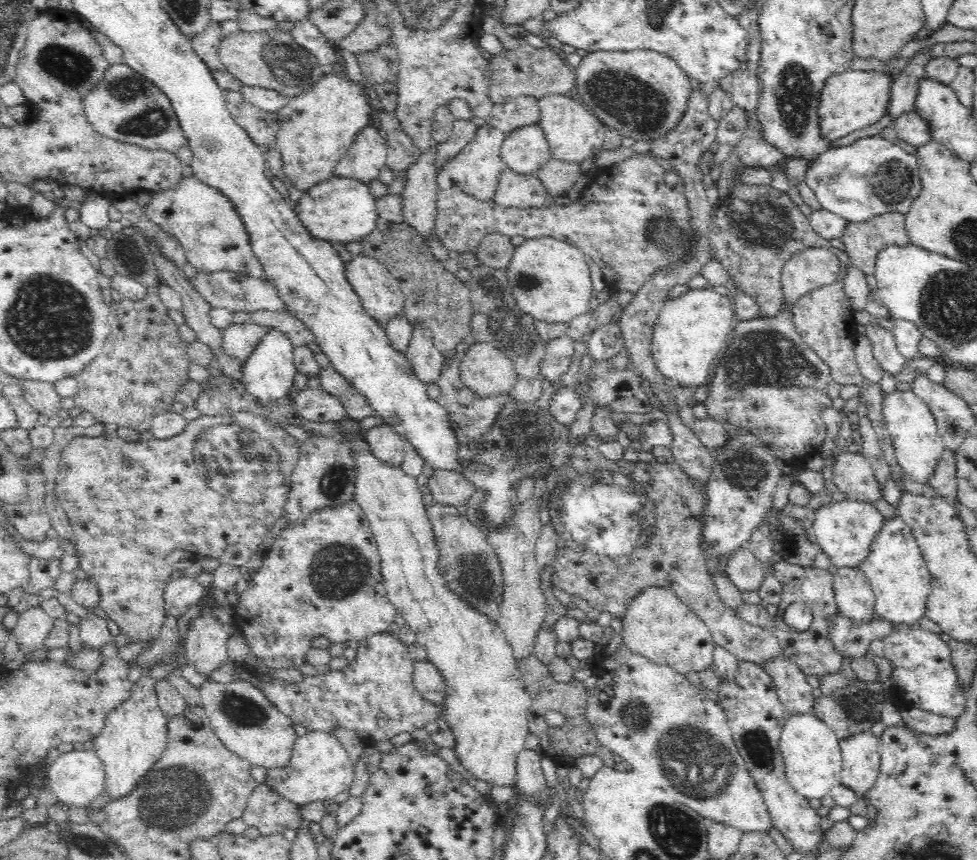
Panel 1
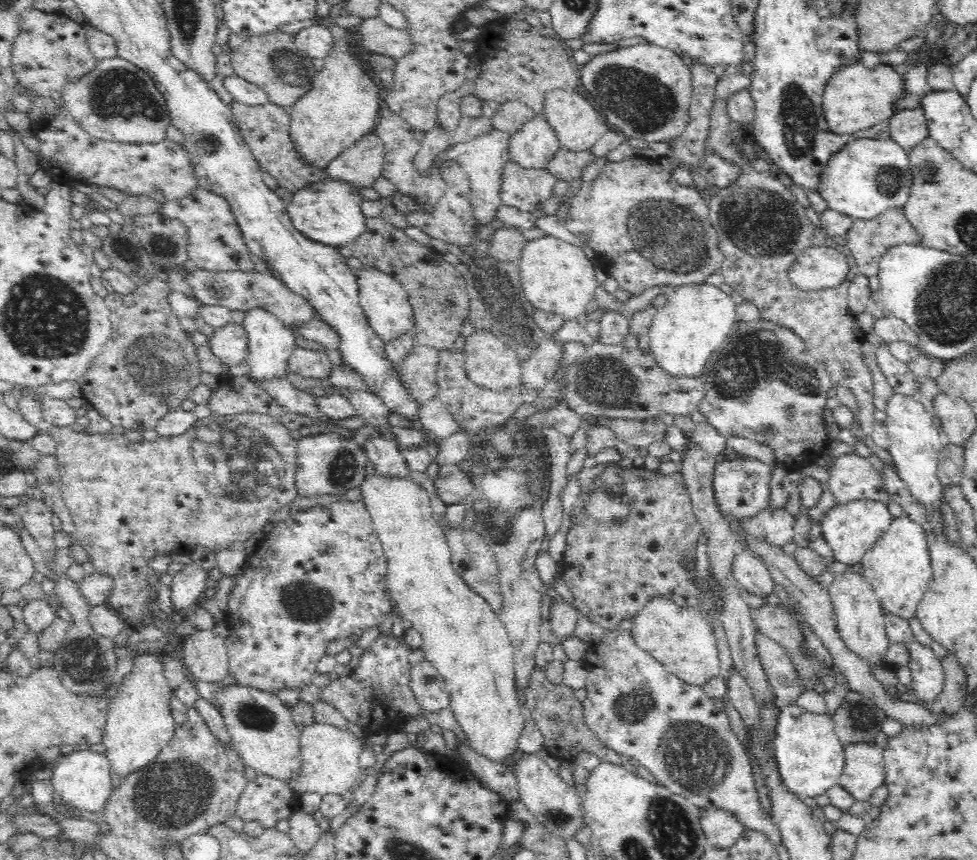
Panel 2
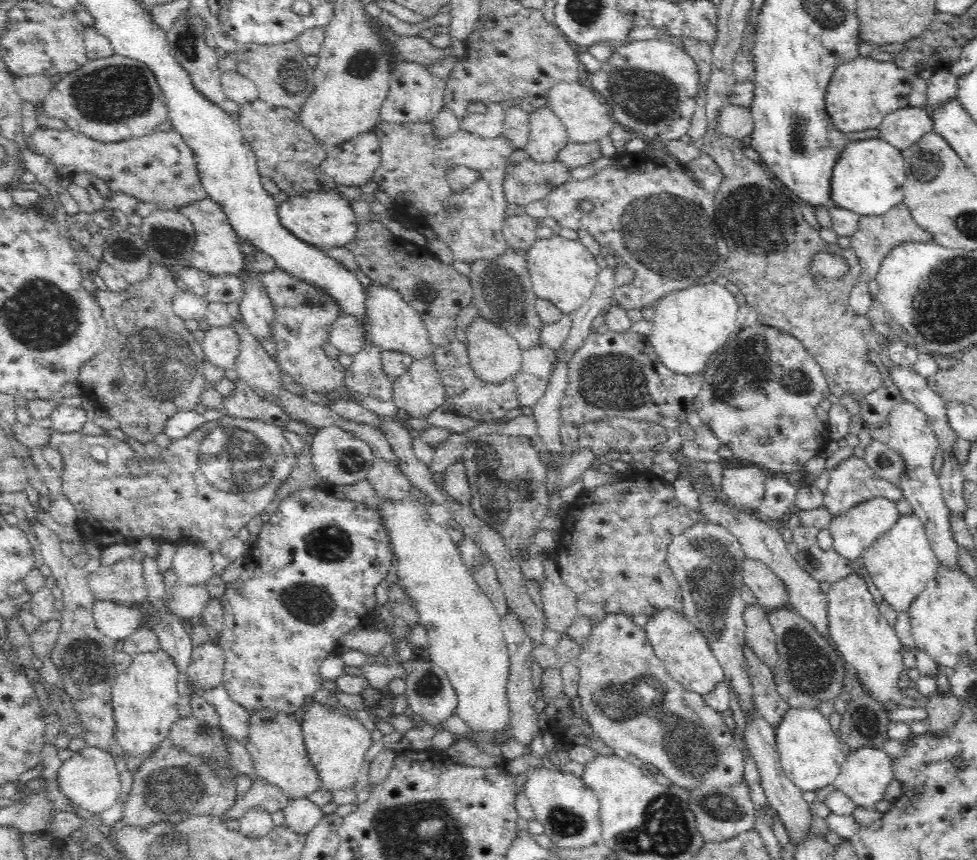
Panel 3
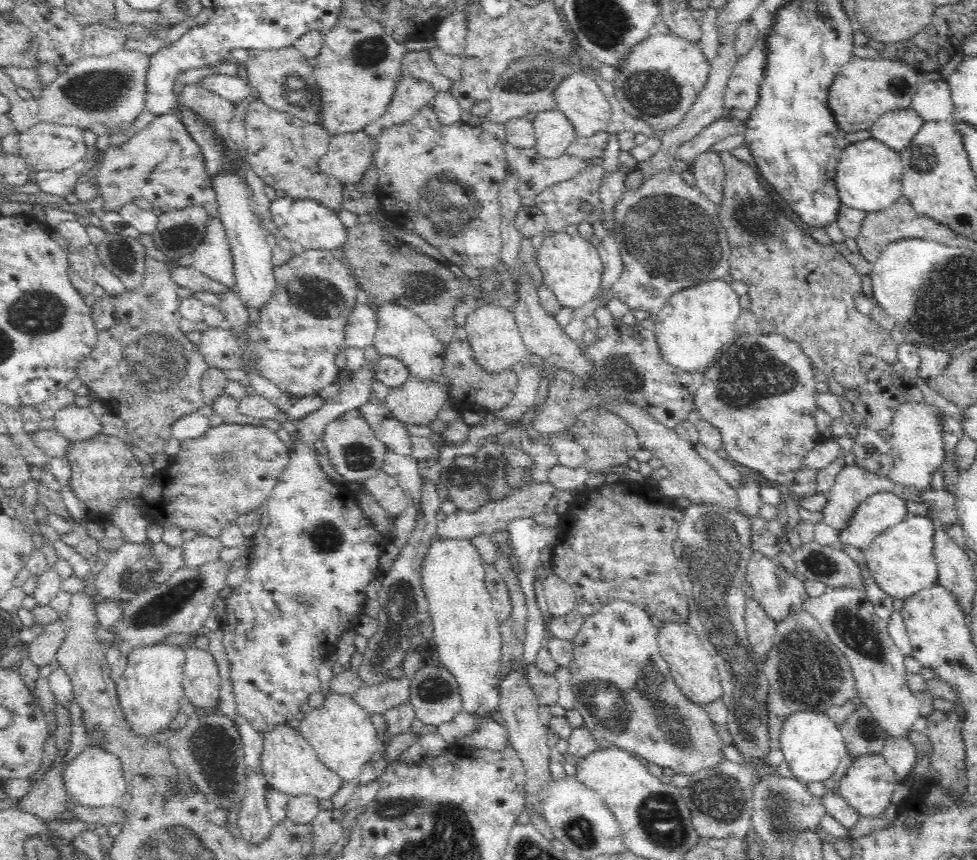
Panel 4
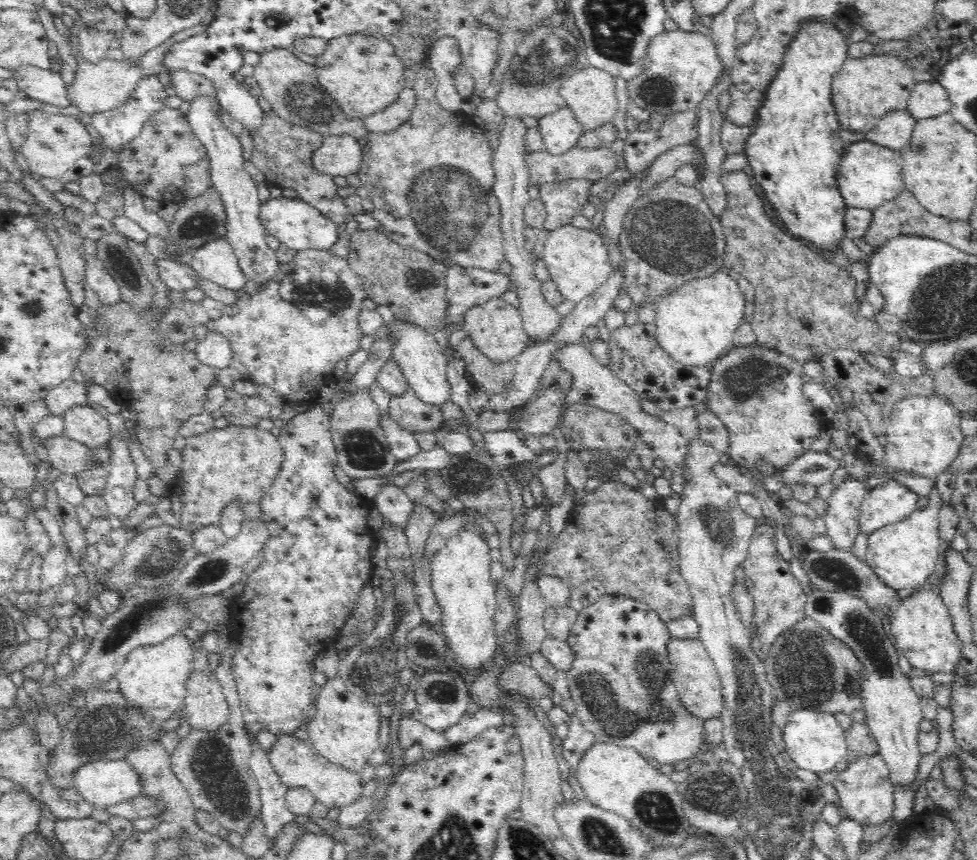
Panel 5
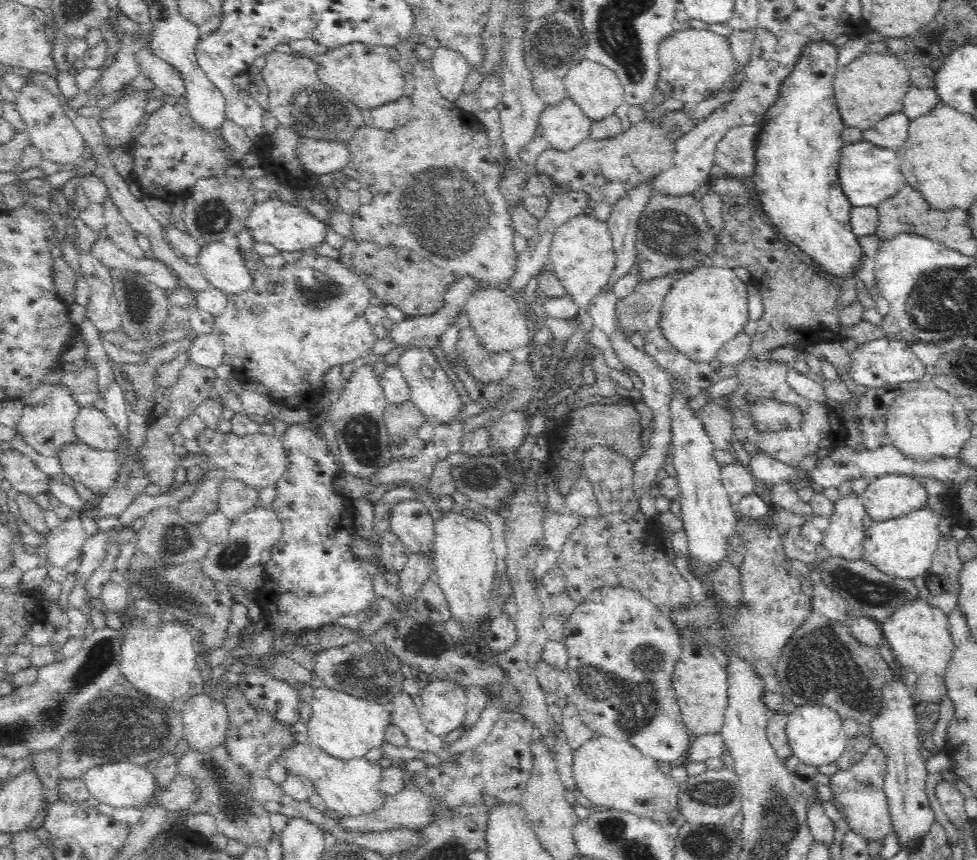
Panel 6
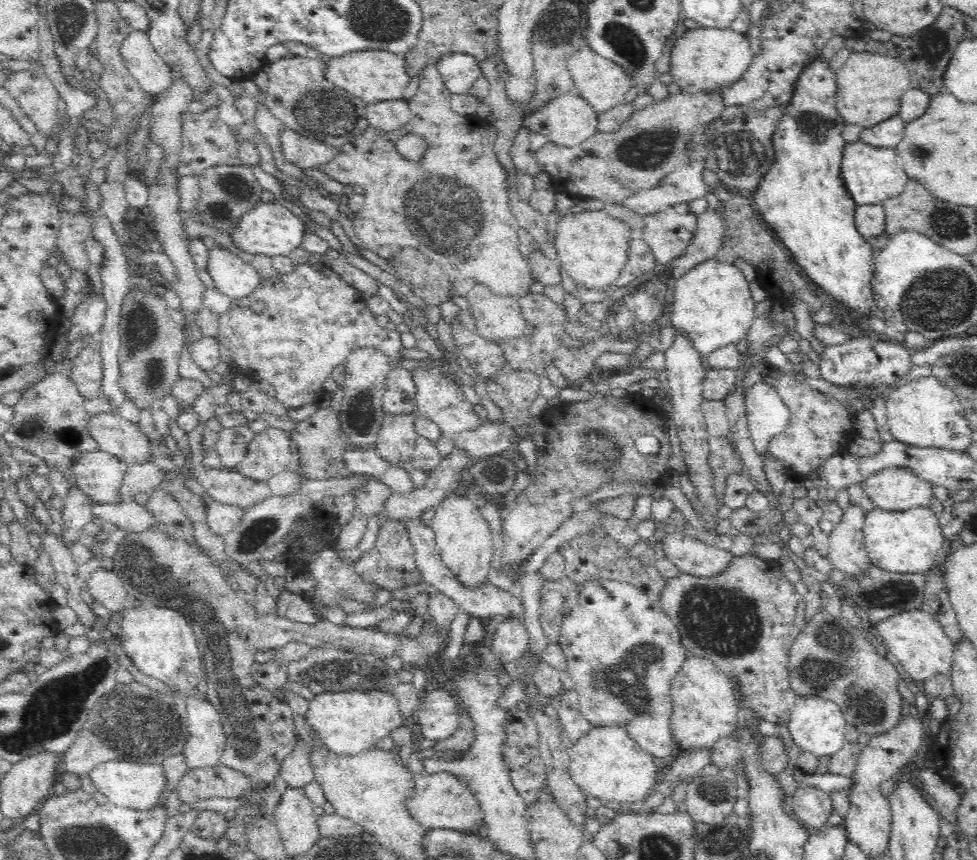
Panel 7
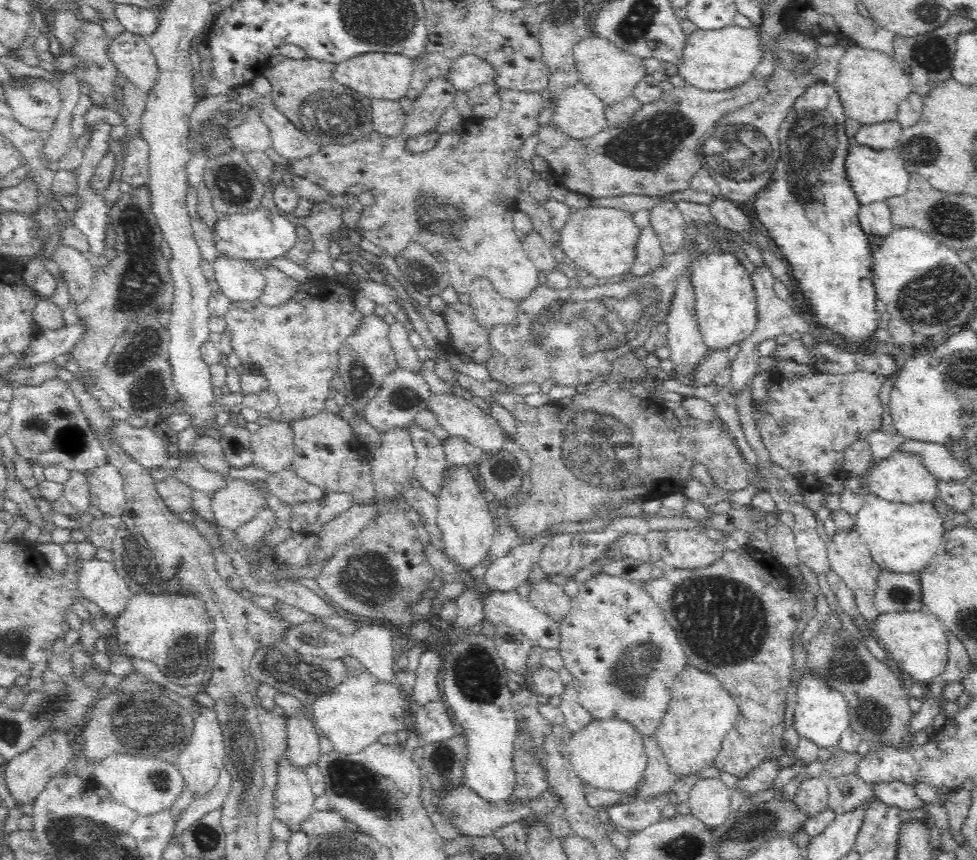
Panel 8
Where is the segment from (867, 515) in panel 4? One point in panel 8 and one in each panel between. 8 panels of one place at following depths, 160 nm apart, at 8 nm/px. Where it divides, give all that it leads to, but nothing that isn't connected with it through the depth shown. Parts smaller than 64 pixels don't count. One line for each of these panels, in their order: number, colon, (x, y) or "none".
5: (891, 501)
6: (893, 495)
7: (898, 487)
8: (903, 476)

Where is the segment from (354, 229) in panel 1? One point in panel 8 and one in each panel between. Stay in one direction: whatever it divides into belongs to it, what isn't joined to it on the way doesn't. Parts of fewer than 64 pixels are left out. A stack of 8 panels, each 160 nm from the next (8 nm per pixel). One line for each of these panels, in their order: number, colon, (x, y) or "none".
2: (329, 212)
3: (324, 220)
4: (313, 226)
5: (299, 226)
6: (287, 228)
7: (272, 230)
8: (260, 235)

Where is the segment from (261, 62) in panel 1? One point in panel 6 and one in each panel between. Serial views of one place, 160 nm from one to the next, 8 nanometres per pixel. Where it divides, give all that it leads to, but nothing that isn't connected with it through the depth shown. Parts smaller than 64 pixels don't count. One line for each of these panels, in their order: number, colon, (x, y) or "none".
2: (272, 61)
3: (280, 72)
4: (283, 78)
5: (291, 86)
6: (297, 97)

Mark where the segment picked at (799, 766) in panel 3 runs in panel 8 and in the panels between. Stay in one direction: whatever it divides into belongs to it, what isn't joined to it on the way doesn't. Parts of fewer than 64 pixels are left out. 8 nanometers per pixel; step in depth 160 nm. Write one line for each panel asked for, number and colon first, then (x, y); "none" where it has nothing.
4: (813, 746)
5: (816, 741)
6: (815, 732)
7: (817, 724)
8: (822, 713)

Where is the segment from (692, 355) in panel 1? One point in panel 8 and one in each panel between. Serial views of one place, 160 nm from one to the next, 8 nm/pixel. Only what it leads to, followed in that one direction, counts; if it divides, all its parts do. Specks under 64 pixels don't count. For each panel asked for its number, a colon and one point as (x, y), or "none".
2: (685, 334)
3: (689, 326)
4: (697, 324)
5: (695, 324)
6: (707, 308)
7: (713, 302)
8: (726, 303)

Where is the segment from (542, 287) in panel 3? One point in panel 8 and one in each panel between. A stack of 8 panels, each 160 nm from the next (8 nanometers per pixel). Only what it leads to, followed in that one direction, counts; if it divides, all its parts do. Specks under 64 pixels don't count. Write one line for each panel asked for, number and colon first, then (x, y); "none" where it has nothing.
4: (570, 264)
5: (578, 260)
6: (582, 255)
7: (593, 247)
8: (602, 241)

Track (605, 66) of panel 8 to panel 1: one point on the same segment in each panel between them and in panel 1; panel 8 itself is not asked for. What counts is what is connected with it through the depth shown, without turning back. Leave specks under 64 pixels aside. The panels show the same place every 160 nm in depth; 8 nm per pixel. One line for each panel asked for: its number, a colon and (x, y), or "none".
1: (575, 135)
2: (579, 125)
3: (588, 118)
4: (580, 98)
5: (590, 93)
6: (597, 89)
7: (602, 81)

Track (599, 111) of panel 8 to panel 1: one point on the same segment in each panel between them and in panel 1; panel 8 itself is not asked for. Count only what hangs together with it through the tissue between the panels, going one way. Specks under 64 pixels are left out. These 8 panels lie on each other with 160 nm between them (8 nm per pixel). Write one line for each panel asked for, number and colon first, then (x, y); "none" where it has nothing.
1: (525, 150)
2: (536, 144)
3: (548, 136)
4: (554, 132)
5: (561, 130)
6: (564, 125)
7: (568, 120)

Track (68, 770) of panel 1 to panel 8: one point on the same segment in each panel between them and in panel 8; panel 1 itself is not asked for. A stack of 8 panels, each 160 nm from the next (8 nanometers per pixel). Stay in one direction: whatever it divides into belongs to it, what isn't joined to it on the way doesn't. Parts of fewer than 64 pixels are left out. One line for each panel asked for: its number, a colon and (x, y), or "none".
2: (83, 778)
3: (90, 779)
4: (95, 777)
5: (103, 784)
6: (121, 785)
7: (132, 784)
8: (148, 785)

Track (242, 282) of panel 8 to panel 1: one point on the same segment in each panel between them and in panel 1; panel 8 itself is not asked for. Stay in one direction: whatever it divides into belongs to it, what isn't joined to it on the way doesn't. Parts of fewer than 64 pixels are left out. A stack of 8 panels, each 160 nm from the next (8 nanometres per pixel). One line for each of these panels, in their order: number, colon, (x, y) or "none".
1: (208, 226)
2: (216, 244)
3: (217, 251)
4: (212, 258)
5: (216, 261)
6: (224, 267)
7: (234, 277)

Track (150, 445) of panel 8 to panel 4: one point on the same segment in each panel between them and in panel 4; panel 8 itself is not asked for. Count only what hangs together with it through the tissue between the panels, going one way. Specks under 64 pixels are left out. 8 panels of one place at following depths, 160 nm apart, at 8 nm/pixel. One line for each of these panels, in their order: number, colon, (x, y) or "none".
4: (75, 423)
5: (82, 423)
6: (95, 429)
7: (116, 436)

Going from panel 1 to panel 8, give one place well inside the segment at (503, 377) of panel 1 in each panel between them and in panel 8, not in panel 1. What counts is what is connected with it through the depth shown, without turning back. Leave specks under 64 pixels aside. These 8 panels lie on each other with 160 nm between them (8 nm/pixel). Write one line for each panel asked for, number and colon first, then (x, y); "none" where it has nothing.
2: (490, 362)
3: (495, 355)
4: (492, 330)
5: (496, 326)
6: (494, 314)
7: (497, 316)
8: (490, 308)

